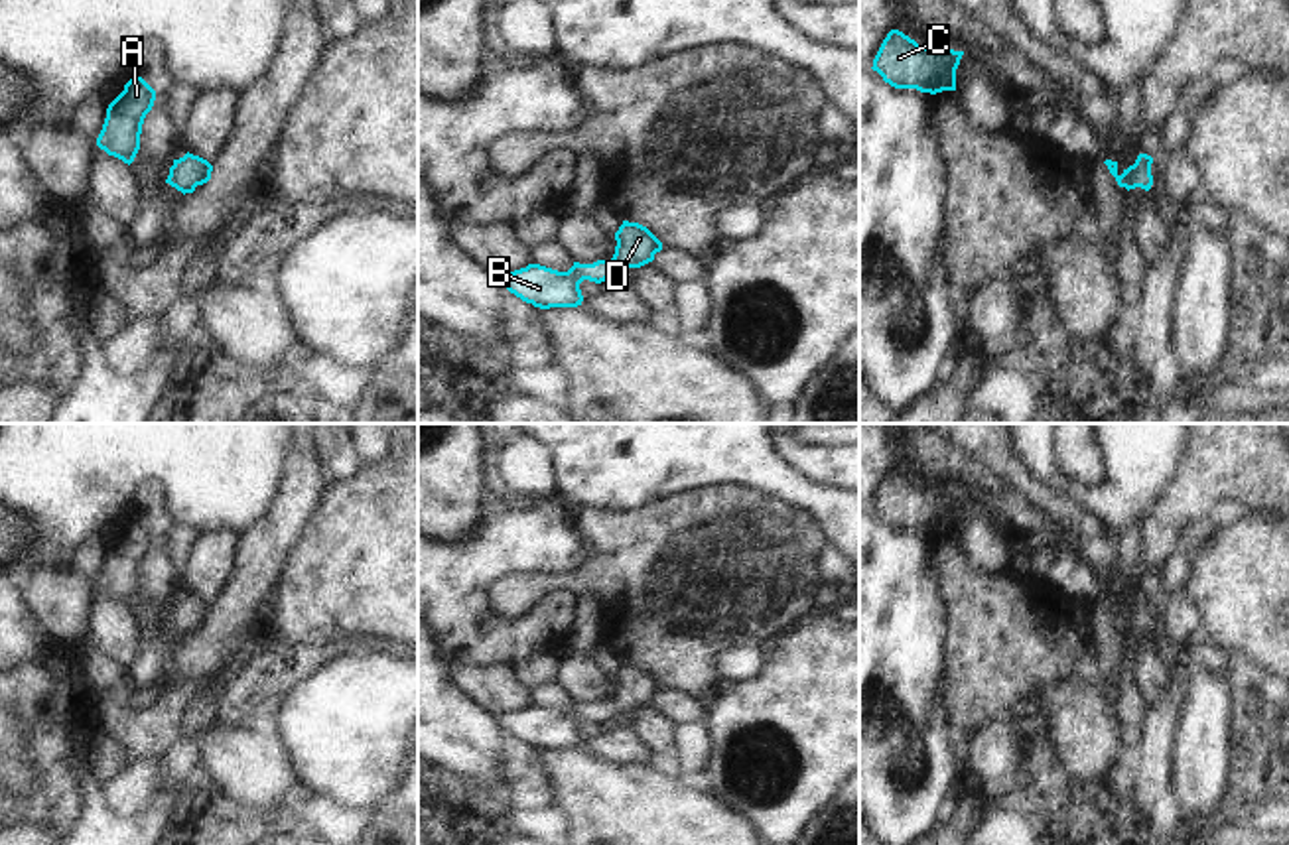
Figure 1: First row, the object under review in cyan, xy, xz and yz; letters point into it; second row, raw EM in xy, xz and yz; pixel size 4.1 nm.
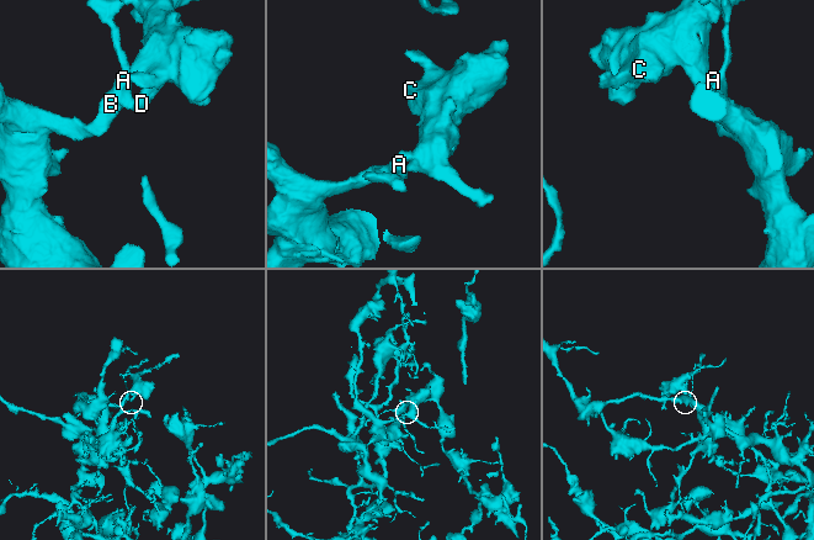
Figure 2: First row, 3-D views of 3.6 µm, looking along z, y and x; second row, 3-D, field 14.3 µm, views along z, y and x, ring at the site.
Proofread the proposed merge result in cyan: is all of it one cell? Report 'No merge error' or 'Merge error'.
No merge error.

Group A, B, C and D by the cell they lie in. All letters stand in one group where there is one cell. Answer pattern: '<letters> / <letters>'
A B C D

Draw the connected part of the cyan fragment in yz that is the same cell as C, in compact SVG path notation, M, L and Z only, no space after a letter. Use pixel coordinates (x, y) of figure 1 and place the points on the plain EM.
M891 471L871 510L895 530L916 530L936 536L956 532L956 510L962 496L964 492L950 488L922 488L903 473Z

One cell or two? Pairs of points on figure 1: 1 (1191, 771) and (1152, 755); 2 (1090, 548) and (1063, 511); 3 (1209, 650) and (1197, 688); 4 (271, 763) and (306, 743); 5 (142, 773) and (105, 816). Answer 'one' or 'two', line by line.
1: two
2: one
3: two
4: two
5: two

